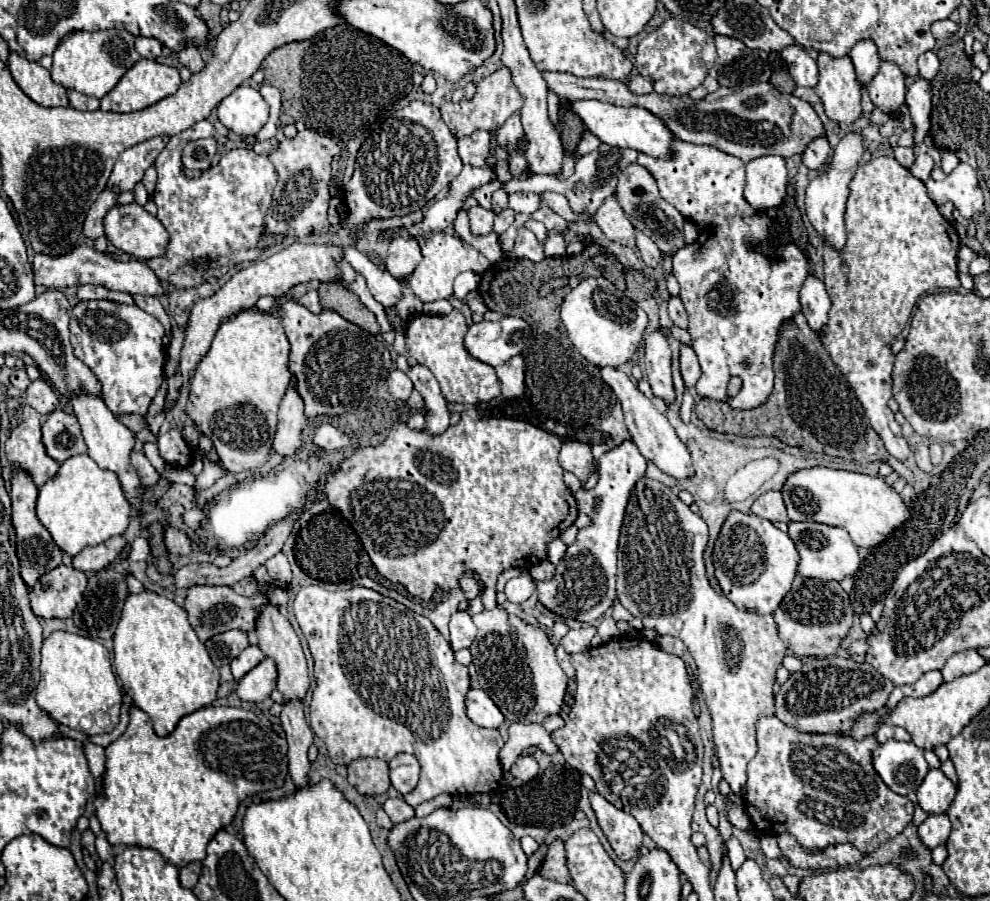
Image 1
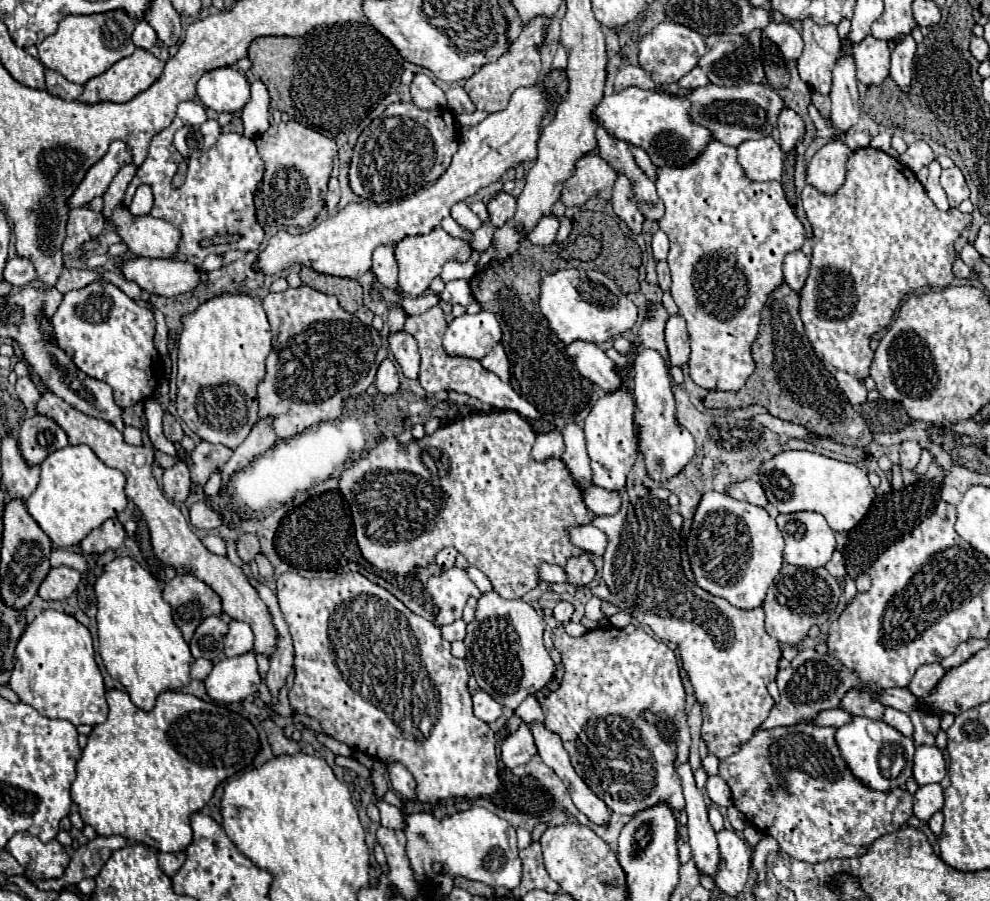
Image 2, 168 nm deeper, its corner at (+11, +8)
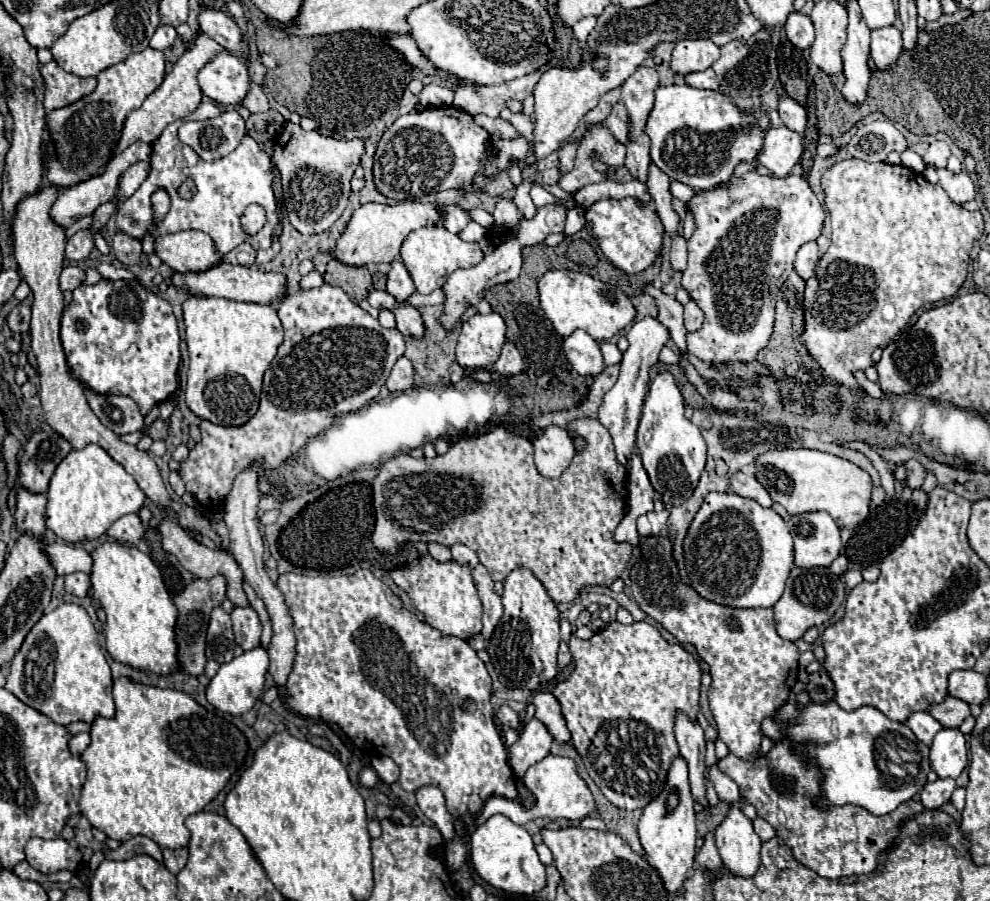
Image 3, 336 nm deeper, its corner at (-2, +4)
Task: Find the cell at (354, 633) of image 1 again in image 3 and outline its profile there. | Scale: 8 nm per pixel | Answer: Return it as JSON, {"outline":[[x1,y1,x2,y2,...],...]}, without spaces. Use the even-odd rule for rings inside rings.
{"outline":[[360,569,352,575,342,575,342,577,306,577,298,573,284,573,276,581,278,589,284,593,286,603,290,607,292,619,294,619,294,633,296,633,296,661,294,669,288,677,286,691,288,691,288,705,290,709,298,711,304,717,322,717,328,723,336,723,350,739,352,743,362,749,368,755,386,755,394,759,394,763,400,767,400,785,404,791,416,791,422,785,434,785,444,793,446,807,450,815,460,817,460,815,476,815,484,807,484,803,490,797,506,797,506,799,516,799,516,781,514,773,508,765,508,753,504,747,504,741,494,725,494,713,490,705,490,689,492,689,492,679,484,667,484,663,478,659,476,651,468,647,468,643,460,637,450,637,438,633,438,629,426,625,426,621,420,621,414,613,410,613,402,601,390,591,390,587,374,577,368,569]]}

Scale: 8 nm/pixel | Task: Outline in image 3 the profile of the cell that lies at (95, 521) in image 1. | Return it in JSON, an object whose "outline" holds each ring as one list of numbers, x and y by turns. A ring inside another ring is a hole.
{"outline":[[88,445,82,451,70,451,56,467,46,497,46,527,66,543,102,537,116,519,128,513,138,513,146,499,134,477,98,445]]}

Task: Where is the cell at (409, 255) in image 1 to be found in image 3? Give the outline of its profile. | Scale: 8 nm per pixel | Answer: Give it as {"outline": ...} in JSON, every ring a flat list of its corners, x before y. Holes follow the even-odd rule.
{"outline":[[400,259,392,261,392,269,388,273,388,283,386,283,386,291,396,297,398,301,406,301,406,297,410,297,416,287,414,287,414,281,406,269,406,265,402,265]]}

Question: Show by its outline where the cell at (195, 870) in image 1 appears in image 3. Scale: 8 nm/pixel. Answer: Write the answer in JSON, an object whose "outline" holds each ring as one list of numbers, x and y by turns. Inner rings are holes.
{"outline":[[164,849,162,853,164,853,164,867,170,873,178,875,188,861,188,849]]}

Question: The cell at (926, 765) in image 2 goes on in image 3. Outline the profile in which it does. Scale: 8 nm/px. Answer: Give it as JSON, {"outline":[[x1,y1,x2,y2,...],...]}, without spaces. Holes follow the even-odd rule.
{"outline":[[940,729,930,747,930,767,940,779,956,779,968,765,966,739,958,729]]}

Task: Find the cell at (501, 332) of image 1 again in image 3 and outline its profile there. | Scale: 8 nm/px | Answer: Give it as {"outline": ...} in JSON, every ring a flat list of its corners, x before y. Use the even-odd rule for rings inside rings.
{"outline":[[498,313,472,315,460,331,456,363,464,369,492,369,506,341,506,323]]}

